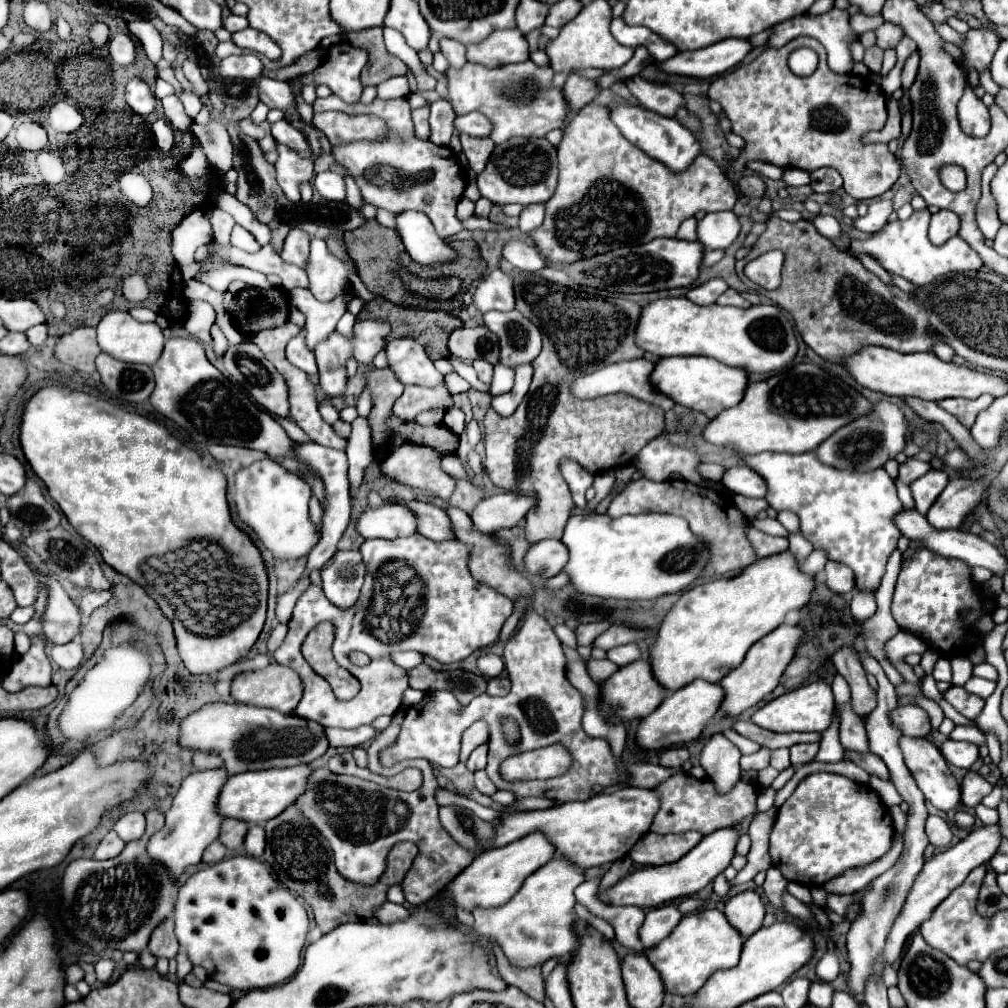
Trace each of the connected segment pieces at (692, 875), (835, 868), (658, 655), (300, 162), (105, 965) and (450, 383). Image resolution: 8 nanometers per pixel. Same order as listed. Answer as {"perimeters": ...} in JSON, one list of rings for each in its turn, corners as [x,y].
{"perimeters":[[[[723,828],[723,830],[711,832],[709,836],[703,836],[703,840],[691,852],[687,852],[683,858],[679,858],[673,864],[643,866],[635,872],[629,872],[617,884],[603,890],[599,894],[599,900],[603,900],[603,904],[609,904],[609,906],[657,908],[665,902],[671,902],[671,900],[677,900],[683,896],[693,896],[731,864],[731,858],[735,856],[737,838],[739,838],[739,834],[735,828]]],[[[831,772],[811,774],[799,782],[777,812],[769,850],[773,866],[791,882],[809,888],[821,886],[847,868],[865,866],[881,858],[893,838],[893,822],[887,820],[887,808],[869,786]]],[[[781,552],[753,562],[753,566],[747,566],[735,578],[719,578],[685,590],[663,618],[659,634],[649,648],[649,662],[653,666],[655,680],[667,692],[675,692],[697,678],[707,682],[719,682],[729,670],[733,670],[739,662],[743,662],[747,650],[759,638],[763,638],[783,622],[789,610],[797,610],[809,602],[813,586],[815,586],[813,578],[799,570],[795,558],[789,552]]],[[[277,146],[279,150],[279,160],[275,162],[277,170],[277,184],[285,192],[285,196],[293,202],[301,200],[301,184],[309,182],[313,178],[313,164],[315,164],[315,154],[311,152],[309,158],[303,158],[297,150],[289,146]]],[[[101,958],[101,960],[95,964],[97,980],[103,982],[103,984],[107,984],[107,982],[111,980],[111,976],[113,976],[113,968],[115,968],[113,960],[109,960],[109,958]]],[[[449,374],[449,376],[445,376],[445,380],[447,380],[447,388],[451,394],[461,394],[471,388],[459,374]]]]}

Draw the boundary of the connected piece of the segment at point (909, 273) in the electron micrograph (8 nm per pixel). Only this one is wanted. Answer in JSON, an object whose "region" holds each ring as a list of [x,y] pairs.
{"region":[[[917,210],[907,220],[899,220],[899,218],[891,220],[881,230],[873,232],[871,238],[867,238],[867,240],[851,240],[846,252],[855,257],[858,254],[871,254],[873,258],[879,260],[879,264],[887,272],[899,274],[899,276],[907,278],[909,282],[913,282],[915,286],[923,286],[923,284],[931,282],[933,278],[947,274],[947,272],[983,268],[983,260],[979,258],[979,254],[967,242],[963,242],[959,236],[953,236],[943,246],[931,244],[931,240],[927,238],[929,218],[931,218],[929,210],[921,210],[921,212]]]}

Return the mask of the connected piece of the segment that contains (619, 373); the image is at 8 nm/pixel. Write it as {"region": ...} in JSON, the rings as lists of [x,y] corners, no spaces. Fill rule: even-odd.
{"region":[[[637,358],[637,360],[623,360],[623,362],[615,362],[613,364],[599,366],[594,372],[589,374],[583,374],[579,378],[573,380],[573,386],[571,386],[571,394],[575,398],[597,398],[597,396],[605,396],[605,394],[629,394],[633,398],[639,398],[647,404],[653,404],[653,406],[659,406],[663,412],[671,410],[673,408],[673,400],[659,394],[651,384],[649,384],[649,374],[653,370],[653,362],[645,360],[645,358]]]}

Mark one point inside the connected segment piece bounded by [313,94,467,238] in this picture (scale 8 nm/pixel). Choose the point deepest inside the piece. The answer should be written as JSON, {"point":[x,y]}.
{"point":[411,174]}

